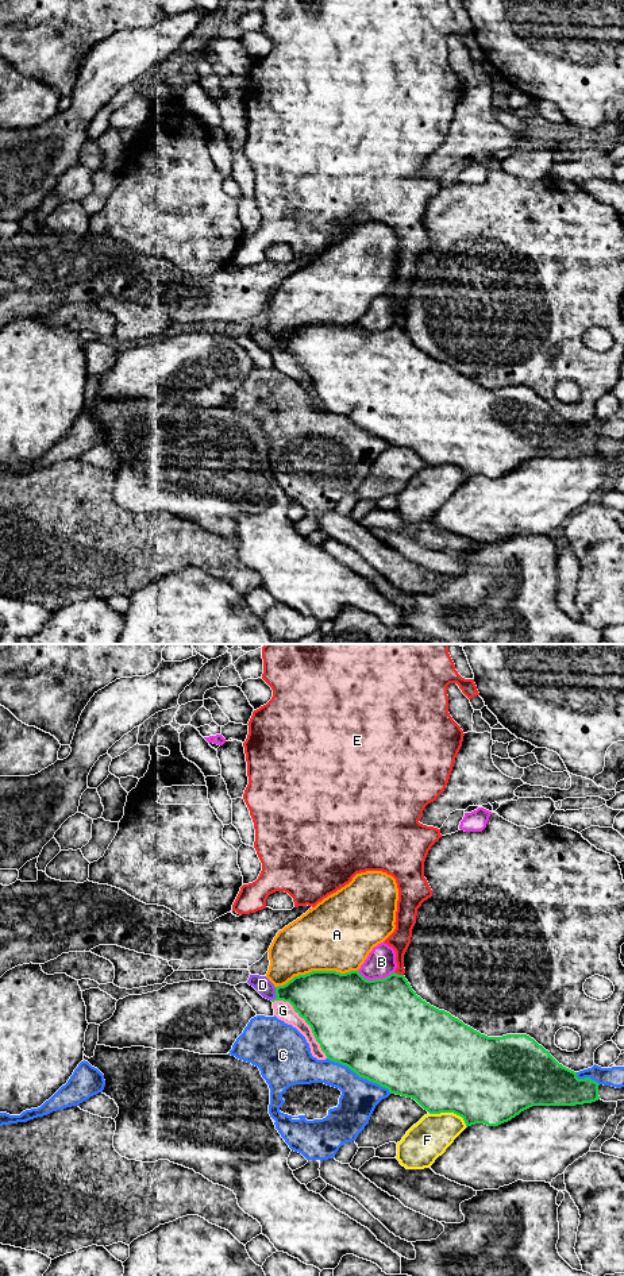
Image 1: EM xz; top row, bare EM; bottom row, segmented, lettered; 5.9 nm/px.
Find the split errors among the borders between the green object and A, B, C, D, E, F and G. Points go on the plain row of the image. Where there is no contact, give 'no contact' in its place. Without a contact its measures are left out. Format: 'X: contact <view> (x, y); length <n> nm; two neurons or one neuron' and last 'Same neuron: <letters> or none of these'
A: contact xz (316, 323); length 500 nm; two neurons
B: contact xz (376, 331); length 220 nm; two neurons
C: contact xz (359, 428); length 440 nm; two neurons
D: contact xz (276, 346); length 90 nm; two neurons
E: contact xz (397, 326); length 60 nm; two neurons
F: contact xz (450, 463); length 240 nm; two neurons
G: contact xz (307, 374); length 480 nm; two neurons
Same neuron: none of these

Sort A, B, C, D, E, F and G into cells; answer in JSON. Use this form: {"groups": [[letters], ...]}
{"groups": [["A"], ["B"], ["C"], ["D", "G"], ["E"], ["F"]]}

